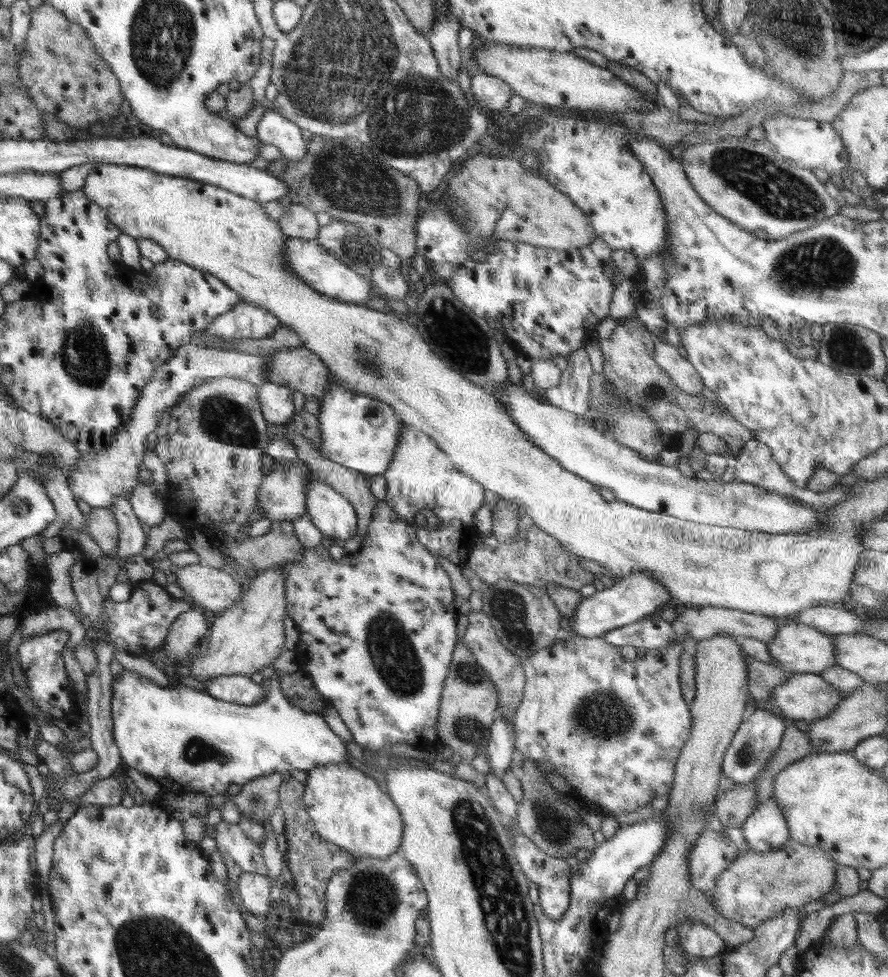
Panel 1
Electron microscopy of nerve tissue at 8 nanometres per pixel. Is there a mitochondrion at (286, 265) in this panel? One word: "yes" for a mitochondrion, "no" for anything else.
no

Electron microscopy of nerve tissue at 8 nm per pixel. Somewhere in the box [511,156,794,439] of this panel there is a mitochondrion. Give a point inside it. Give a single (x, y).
(654, 393)

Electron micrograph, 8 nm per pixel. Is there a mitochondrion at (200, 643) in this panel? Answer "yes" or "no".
no

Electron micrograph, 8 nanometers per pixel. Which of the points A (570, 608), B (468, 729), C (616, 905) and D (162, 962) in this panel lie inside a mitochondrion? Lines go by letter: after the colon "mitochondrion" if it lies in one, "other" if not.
A: other
B: mitochondrion
C: other
D: mitochondrion

